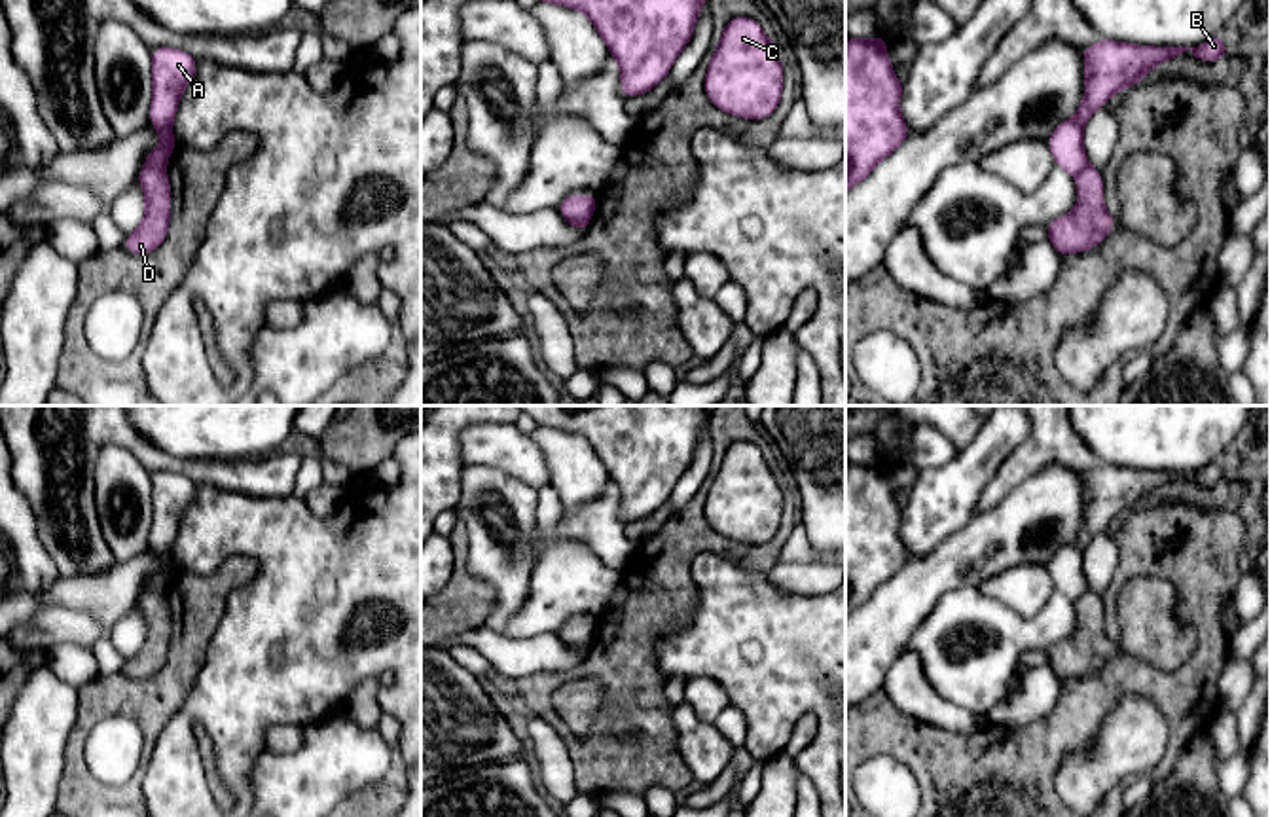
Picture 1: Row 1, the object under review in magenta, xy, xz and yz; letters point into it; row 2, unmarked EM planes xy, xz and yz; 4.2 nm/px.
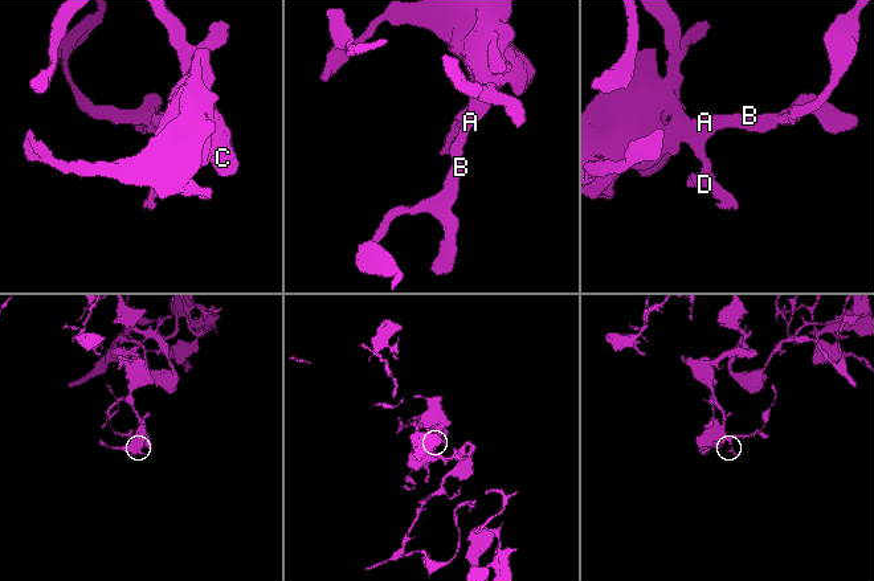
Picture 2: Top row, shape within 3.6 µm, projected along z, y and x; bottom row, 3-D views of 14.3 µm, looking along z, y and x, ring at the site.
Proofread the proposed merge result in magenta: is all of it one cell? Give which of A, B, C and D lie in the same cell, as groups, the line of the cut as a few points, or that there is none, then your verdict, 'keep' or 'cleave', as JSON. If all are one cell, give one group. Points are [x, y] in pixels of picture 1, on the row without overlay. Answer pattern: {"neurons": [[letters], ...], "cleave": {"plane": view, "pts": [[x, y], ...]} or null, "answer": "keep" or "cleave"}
{"neurons": [["A", "B", "C"], ["D"]], "cleave": {"plane": "xy", "pts": [[145, 592], [163, 594]]}, "answer": "cleave"}

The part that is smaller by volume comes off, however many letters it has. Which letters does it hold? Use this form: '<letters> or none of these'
D

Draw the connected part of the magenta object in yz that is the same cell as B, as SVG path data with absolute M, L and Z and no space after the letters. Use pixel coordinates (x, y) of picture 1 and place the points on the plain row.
M1223 459L1213 461L1196 472L1151 472L1128 466L1098 464L1082 474L1086 516L1077 538L1061 546L1048 563L1048 572L1056 591L1077 601L1088 591L1082 557L1090 540L1107 529L1107 525L1130 510L1145 504L1145 500L1162 487L1168 487L1187 474L1204 487L1213 487L1221 481L1228 483L1228 474Z

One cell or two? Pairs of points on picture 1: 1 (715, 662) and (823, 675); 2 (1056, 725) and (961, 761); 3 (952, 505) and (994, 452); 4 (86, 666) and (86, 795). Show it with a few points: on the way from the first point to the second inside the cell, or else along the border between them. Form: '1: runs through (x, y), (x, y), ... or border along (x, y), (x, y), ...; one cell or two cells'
1: runs through (742, 662), (797, 662); one cell
2: runs through (1034, 747), (1020, 761), (984, 761); one cell
3: runs through (954, 491), (980, 465); one cell
4: border along (99, 673), (78, 689); two cells

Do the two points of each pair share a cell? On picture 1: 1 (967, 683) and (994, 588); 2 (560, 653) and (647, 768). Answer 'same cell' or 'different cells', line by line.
1: different cells
2: different cells

